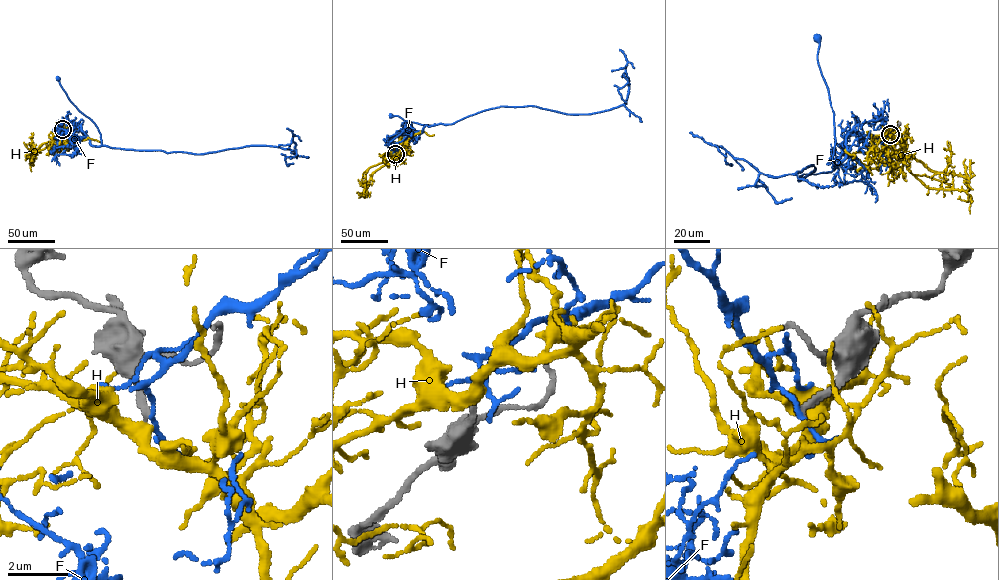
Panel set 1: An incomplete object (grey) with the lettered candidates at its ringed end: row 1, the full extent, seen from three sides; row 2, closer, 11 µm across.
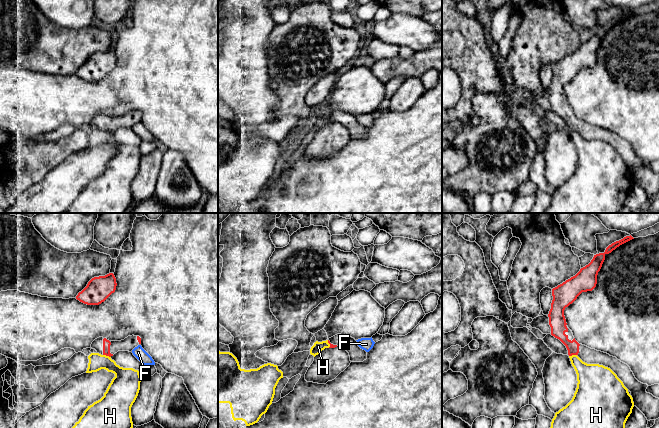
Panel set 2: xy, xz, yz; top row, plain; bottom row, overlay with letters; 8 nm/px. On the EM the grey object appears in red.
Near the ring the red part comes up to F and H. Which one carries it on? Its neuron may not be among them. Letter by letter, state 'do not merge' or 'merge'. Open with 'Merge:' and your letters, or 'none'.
Merge: none
F: do not merge
H: do not merge

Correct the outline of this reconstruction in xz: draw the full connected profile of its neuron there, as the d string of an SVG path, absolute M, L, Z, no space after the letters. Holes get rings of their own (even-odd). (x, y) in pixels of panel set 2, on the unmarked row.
M328 115L328 119L330 120L330 123L325 124L318 131L316 131L314 133L313 139L308 144L305 150L305 156L307 158L326 160L328 157L334 156L341 148L343 148L350 141L351 137L350 137L349 129L341 123L331 120L329 115Z

